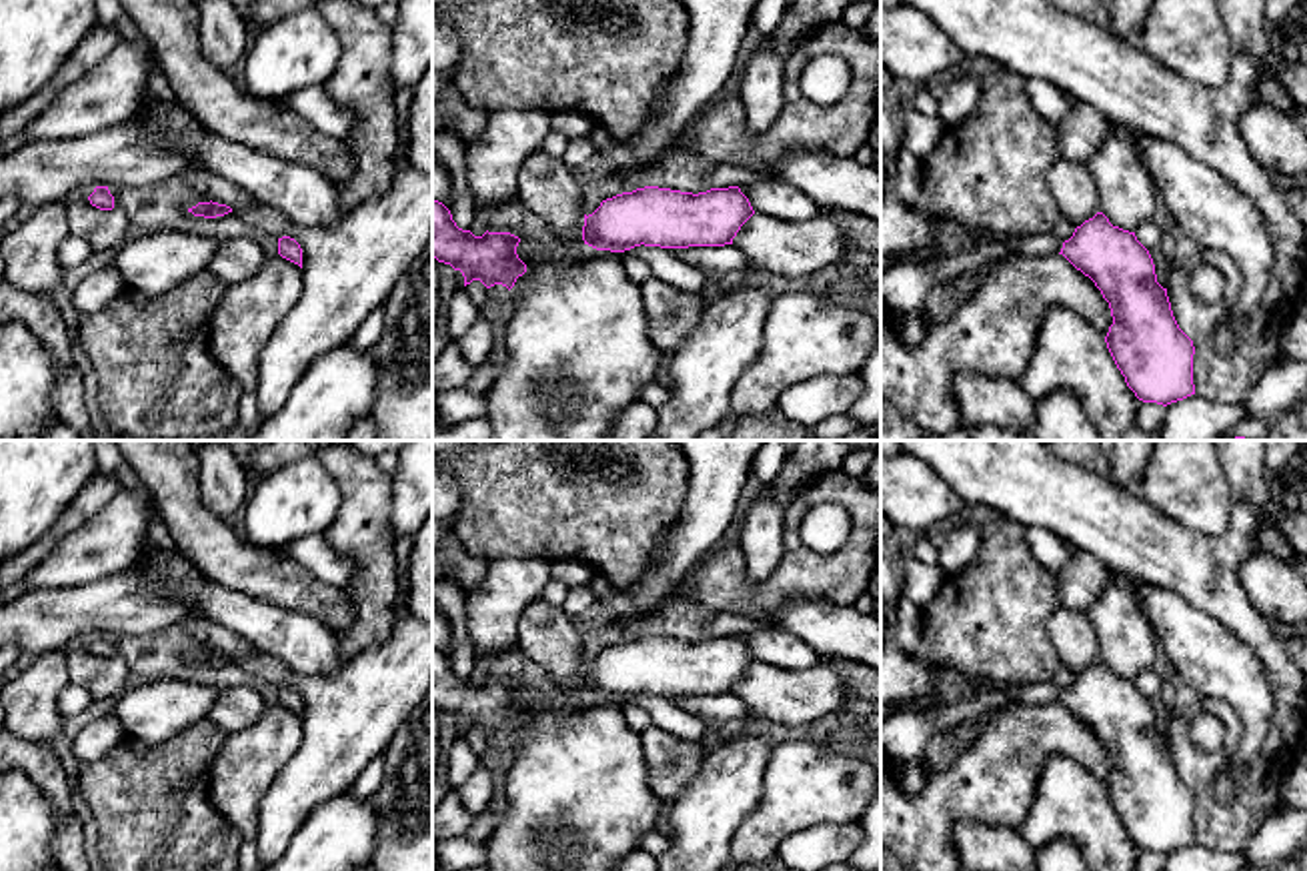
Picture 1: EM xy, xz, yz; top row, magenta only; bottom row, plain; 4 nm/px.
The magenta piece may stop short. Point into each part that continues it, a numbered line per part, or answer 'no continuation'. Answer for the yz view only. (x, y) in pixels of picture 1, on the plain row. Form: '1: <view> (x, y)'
1: yz (1031, 693)

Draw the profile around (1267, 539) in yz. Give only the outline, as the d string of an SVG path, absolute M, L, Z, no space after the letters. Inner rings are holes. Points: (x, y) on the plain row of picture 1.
M1263 519L1259 521L1259 531L1255 537L1255 545L1259 551L1277 555L1279 559L1295 565L1297 563L1297 553L1287 541L1287 537L1275 529L1269 529L1263 525Z

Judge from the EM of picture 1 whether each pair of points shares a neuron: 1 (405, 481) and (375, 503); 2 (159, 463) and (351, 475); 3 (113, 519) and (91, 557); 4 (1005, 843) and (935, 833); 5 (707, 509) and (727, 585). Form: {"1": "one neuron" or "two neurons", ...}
{"1": "two neurons", "2": "two neurons", "3": "one neuron", "4": "two neurons", "5": "two neurons"}

